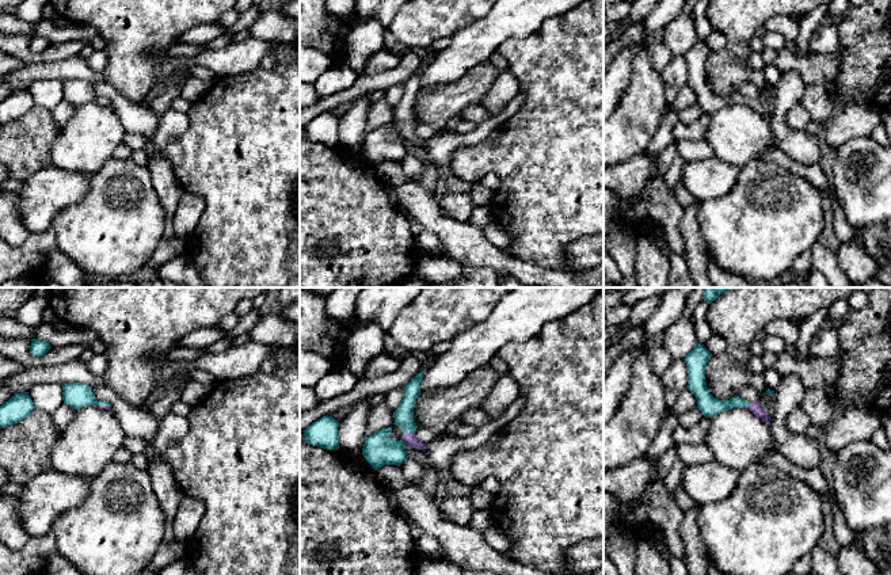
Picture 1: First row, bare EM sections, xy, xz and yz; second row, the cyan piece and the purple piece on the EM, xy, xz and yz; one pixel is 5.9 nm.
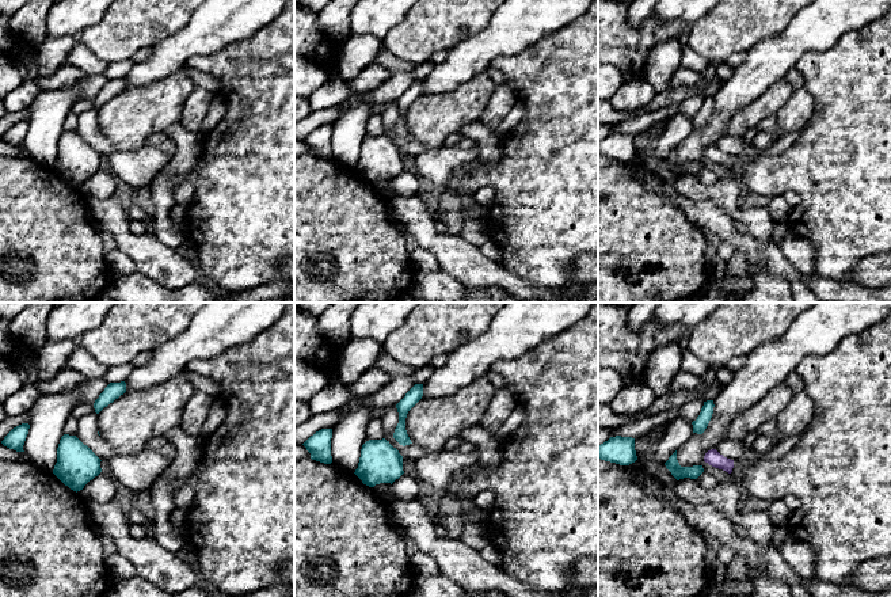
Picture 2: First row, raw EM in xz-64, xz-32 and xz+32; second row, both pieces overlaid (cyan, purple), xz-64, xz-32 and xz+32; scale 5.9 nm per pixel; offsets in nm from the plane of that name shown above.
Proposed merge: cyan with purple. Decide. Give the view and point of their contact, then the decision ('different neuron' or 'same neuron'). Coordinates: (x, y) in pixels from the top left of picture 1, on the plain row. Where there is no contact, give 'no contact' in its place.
xz (408, 128) | same neuron

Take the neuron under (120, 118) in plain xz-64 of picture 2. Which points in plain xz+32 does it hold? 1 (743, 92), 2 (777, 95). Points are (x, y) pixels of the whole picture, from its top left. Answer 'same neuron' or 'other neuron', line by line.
1: other neuron
2: same neuron

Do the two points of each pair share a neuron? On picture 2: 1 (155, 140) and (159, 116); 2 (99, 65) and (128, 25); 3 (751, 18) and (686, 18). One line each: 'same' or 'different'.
1: different
2: different
3: different

